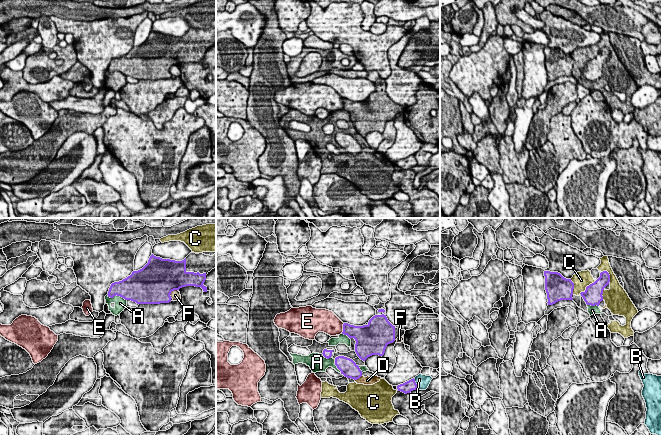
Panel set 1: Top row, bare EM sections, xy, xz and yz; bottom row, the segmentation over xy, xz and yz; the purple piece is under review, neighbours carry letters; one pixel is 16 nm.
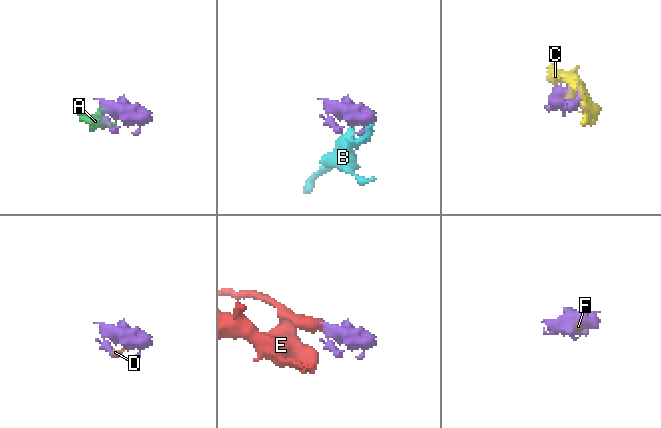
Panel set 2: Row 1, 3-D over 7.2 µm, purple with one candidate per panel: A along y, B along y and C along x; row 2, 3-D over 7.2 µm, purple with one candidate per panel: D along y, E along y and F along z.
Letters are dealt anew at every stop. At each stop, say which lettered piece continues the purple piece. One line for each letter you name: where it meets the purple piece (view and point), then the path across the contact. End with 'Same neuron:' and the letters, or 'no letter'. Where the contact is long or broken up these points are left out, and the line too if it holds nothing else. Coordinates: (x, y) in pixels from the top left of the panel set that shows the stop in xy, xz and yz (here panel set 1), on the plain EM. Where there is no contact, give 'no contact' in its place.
Same neuron: no letter

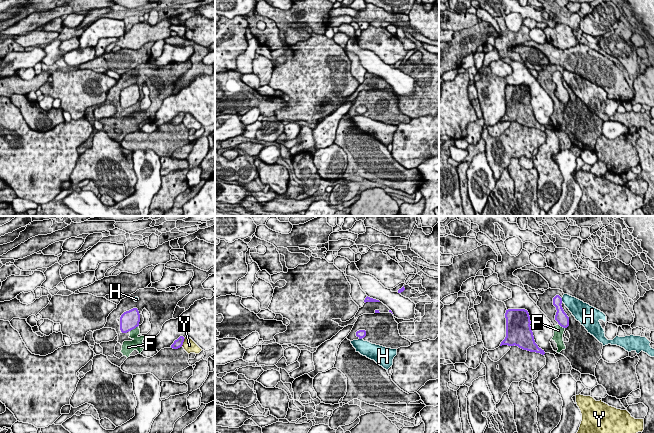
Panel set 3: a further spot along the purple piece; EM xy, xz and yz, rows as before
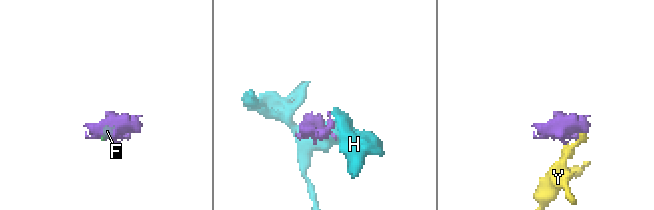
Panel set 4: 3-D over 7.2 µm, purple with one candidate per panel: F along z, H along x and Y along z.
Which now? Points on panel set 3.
Same neuron: no letter

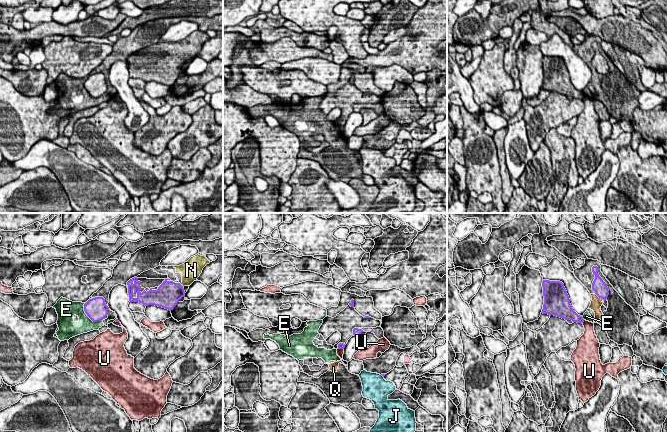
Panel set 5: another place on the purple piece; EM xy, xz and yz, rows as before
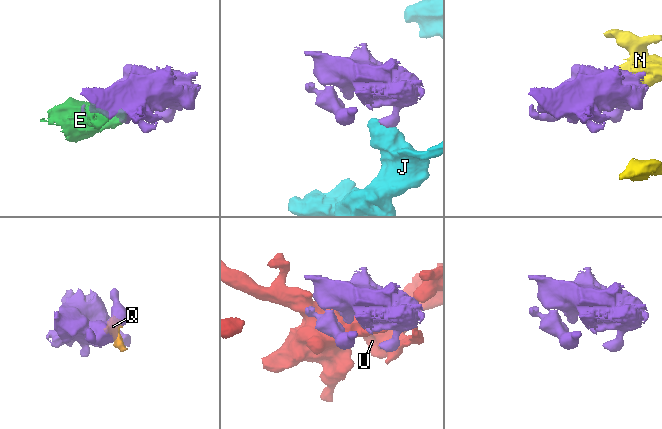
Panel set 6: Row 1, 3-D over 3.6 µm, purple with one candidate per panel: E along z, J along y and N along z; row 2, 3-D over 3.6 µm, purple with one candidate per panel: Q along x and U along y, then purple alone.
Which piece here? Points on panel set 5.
N: contact xy (181, 61)
Same neuron: N

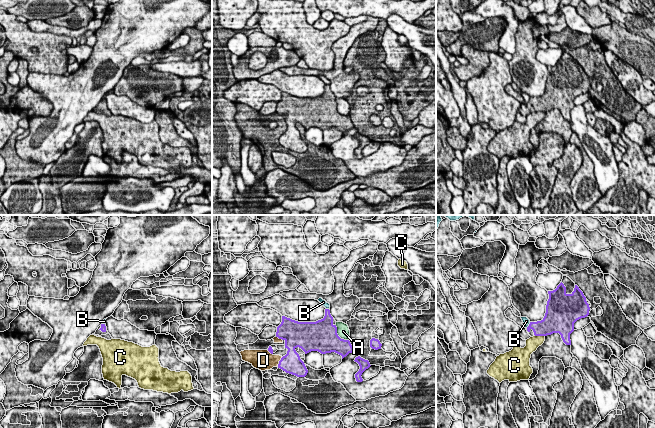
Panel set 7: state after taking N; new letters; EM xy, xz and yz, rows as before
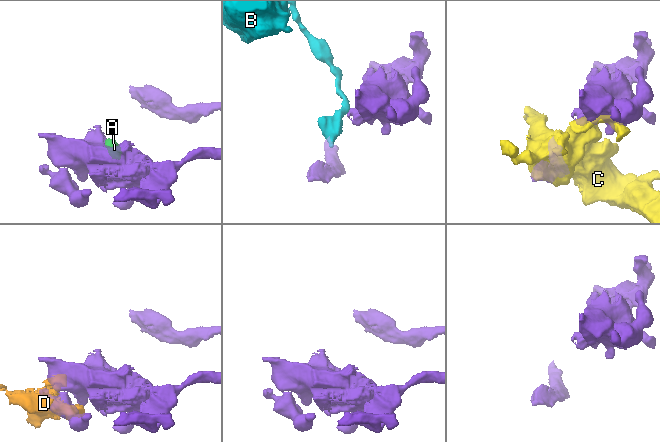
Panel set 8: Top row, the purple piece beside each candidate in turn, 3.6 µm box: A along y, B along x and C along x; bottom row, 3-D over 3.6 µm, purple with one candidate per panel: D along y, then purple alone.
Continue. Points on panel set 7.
Same neuron: no letter

